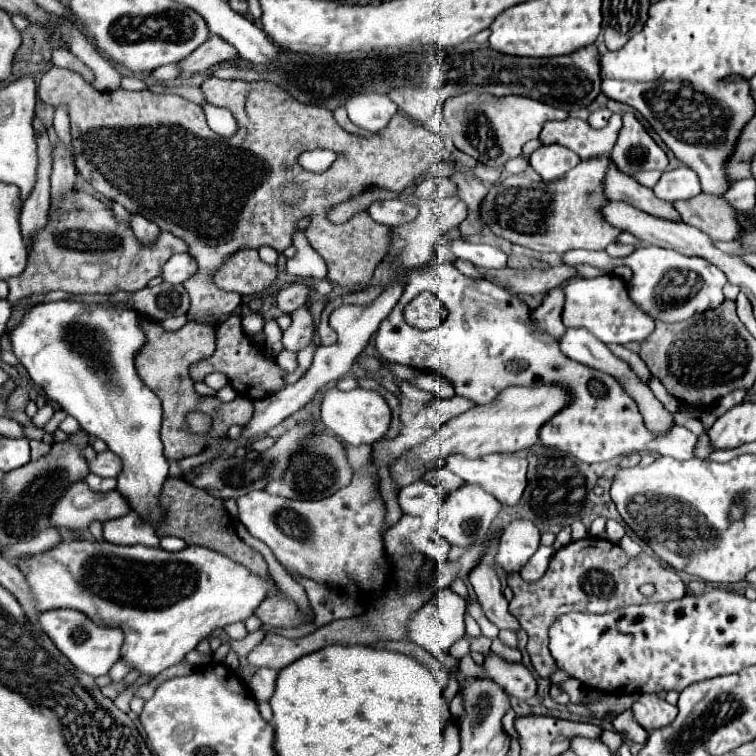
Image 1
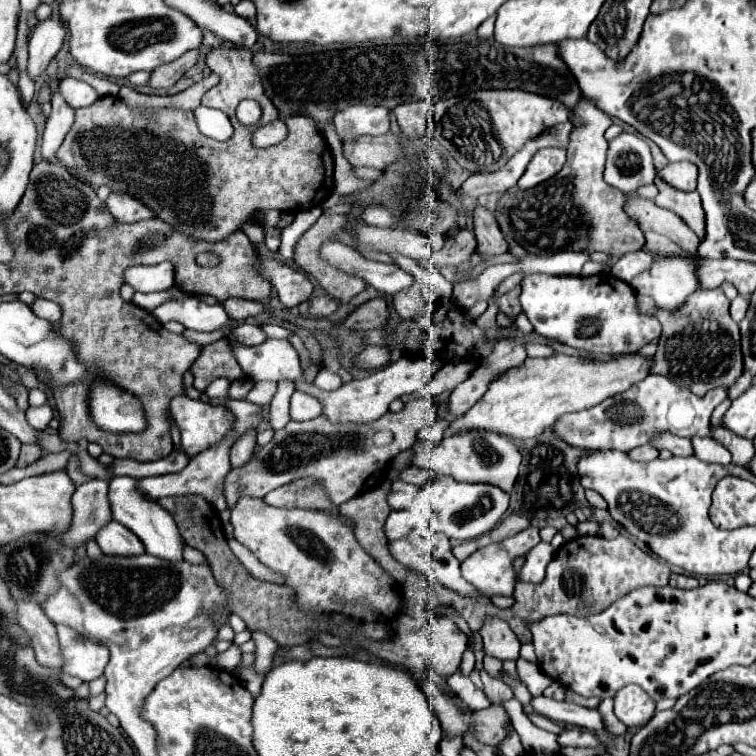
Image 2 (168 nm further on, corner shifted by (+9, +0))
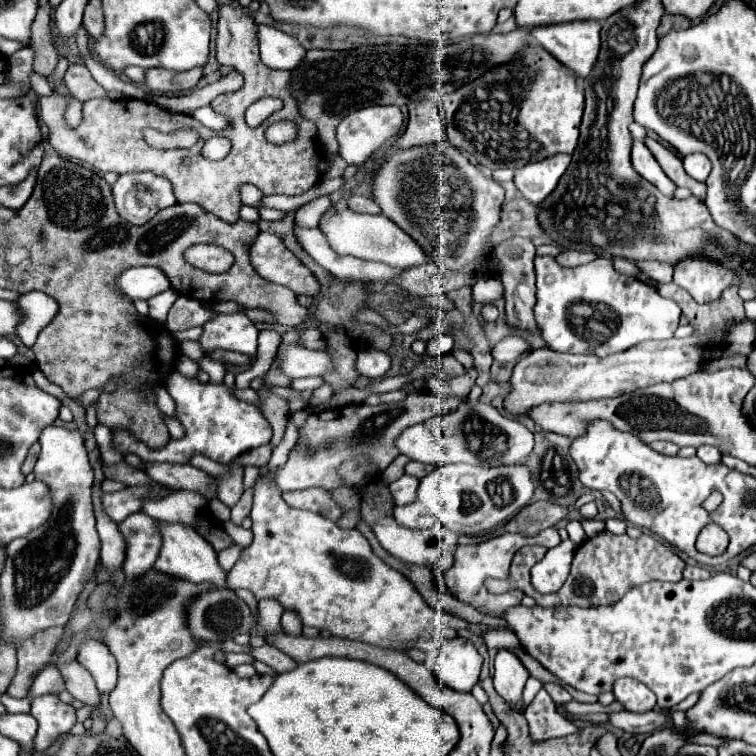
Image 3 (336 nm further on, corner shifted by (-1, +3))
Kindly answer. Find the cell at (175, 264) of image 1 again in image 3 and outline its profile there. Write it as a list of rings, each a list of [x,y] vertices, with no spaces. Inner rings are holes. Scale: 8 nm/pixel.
[[[136,266],[136,268],[124,270],[118,276],[116,286],[122,294],[126,294],[132,300],[138,300],[138,298],[148,300],[148,298],[168,290],[170,280],[158,266]]]

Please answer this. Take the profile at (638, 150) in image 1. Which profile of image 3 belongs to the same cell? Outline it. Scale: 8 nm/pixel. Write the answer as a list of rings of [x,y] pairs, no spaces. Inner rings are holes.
[[[634,140],[632,144],[632,168],[650,184],[654,184],[662,194],[672,196],[674,192],[674,182],[662,172],[662,168],[658,166],[658,162],[654,160],[652,152],[646,148],[646,144],[642,140]]]

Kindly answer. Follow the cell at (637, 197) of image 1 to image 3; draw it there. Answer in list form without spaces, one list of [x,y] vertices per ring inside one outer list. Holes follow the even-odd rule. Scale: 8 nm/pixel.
[[[686,256],[674,264],[674,282],[688,290],[698,304],[712,302],[722,290],[742,284],[734,270],[706,256]]]

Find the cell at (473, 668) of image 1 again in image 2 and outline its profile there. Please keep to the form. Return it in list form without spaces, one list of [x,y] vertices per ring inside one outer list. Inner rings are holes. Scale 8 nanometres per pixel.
[[[518,699],[504,701],[504,709],[508,711],[510,721],[526,751],[534,751],[534,753],[558,753],[560,751],[560,745],[556,743],[556,733],[548,733],[536,727],[534,723],[530,723]]]

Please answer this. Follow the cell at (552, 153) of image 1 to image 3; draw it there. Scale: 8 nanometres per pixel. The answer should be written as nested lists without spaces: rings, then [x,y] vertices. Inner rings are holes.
[[[554,154],[540,162],[526,164],[524,168],[516,170],[514,184],[526,200],[530,200],[532,204],[540,204],[554,190],[554,184],[558,184],[568,164],[570,154]]]

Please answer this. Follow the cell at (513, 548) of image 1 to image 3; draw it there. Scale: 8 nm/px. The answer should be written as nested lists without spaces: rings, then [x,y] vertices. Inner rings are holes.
[[[546,528],[546,530],[542,530],[540,534],[536,534],[532,538],[522,536],[522,534],[502,534],[502,536],[496,536],[496,538],[490,538],[486,542],[482,542],[482,544],[458,546],[456,552],[454,552],[454,566],[452,566],[452,570],[448,574],[438,574],[438,582],[440,582],[440,586],[446,592],[454,594],[456,598],[460,598],[464,602],[470,602],[474,606],[486,606],[490,612],[498,614],[498,612],[506,610],[506,606],[518,604],[522,600],[524,592],[520,592],[520,590],[508,590],[506,594],[492,594],[484,586],[484,582],[488,578],[504,580],[508,576],[508,568],[510,568],[514,552],[518,552],[522,546],[528,546],[528,544],[538,544],[538,546],[552,548],[552,546],[560,544],[560,536],[558,536],[556,528]]]

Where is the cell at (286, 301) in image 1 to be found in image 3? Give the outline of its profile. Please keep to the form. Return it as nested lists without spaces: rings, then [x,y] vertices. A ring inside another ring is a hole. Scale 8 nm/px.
[[[260,232],[250,248],[250,260],[258,276],[268,282],[288,286],[296,294],[316,296],[320,282],[316,276],[282,244],[276,234]]]

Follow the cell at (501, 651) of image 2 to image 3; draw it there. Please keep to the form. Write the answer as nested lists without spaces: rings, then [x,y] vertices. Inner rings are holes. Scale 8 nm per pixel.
[[[510,648],[498,650],[494,658],[494,688],[504,700],[508,700],[514,706],[516,712],[522,708],[520,698],[526,680],[528,670],[520,662],[520,658]]]

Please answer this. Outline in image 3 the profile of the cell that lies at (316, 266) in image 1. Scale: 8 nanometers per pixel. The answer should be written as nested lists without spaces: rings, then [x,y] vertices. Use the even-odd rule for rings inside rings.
[[[320,196],[316,200],[312,200],[310,204],[302,206],[296,210],[296,226],[306,226],[306,228],[316,228],[320,222],[320,216],[326,208],[330,208],[330,196]]]

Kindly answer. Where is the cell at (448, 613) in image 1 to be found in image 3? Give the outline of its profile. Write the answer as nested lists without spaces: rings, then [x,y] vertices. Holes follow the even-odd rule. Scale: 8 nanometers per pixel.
[[[456,636],[440,640],[438,664],[434,668],[438,682],[460,692],[470,692],[478,682],[480,666],[482,656],[478,654],[470,638]]]

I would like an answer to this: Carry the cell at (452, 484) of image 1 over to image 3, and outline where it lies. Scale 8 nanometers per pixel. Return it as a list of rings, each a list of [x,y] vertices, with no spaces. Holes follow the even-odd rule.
[[[408,462],[406,464],[406,474],[412,474],[416,478],[424,478],[432,472],[434,468],[432,466],[426,466],[426,464],[420,464],[420,462]]]

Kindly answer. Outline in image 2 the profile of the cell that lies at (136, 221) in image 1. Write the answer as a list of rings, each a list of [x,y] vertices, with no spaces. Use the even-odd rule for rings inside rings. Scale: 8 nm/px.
[[[112,191],[106,199],[106,205],[112,217],[120,223],[136,223],[152,217],[152,209],[144,207],[144,203],[140,203],[138,199],[132,199],[132,195],[124,195],[120,191]]]

